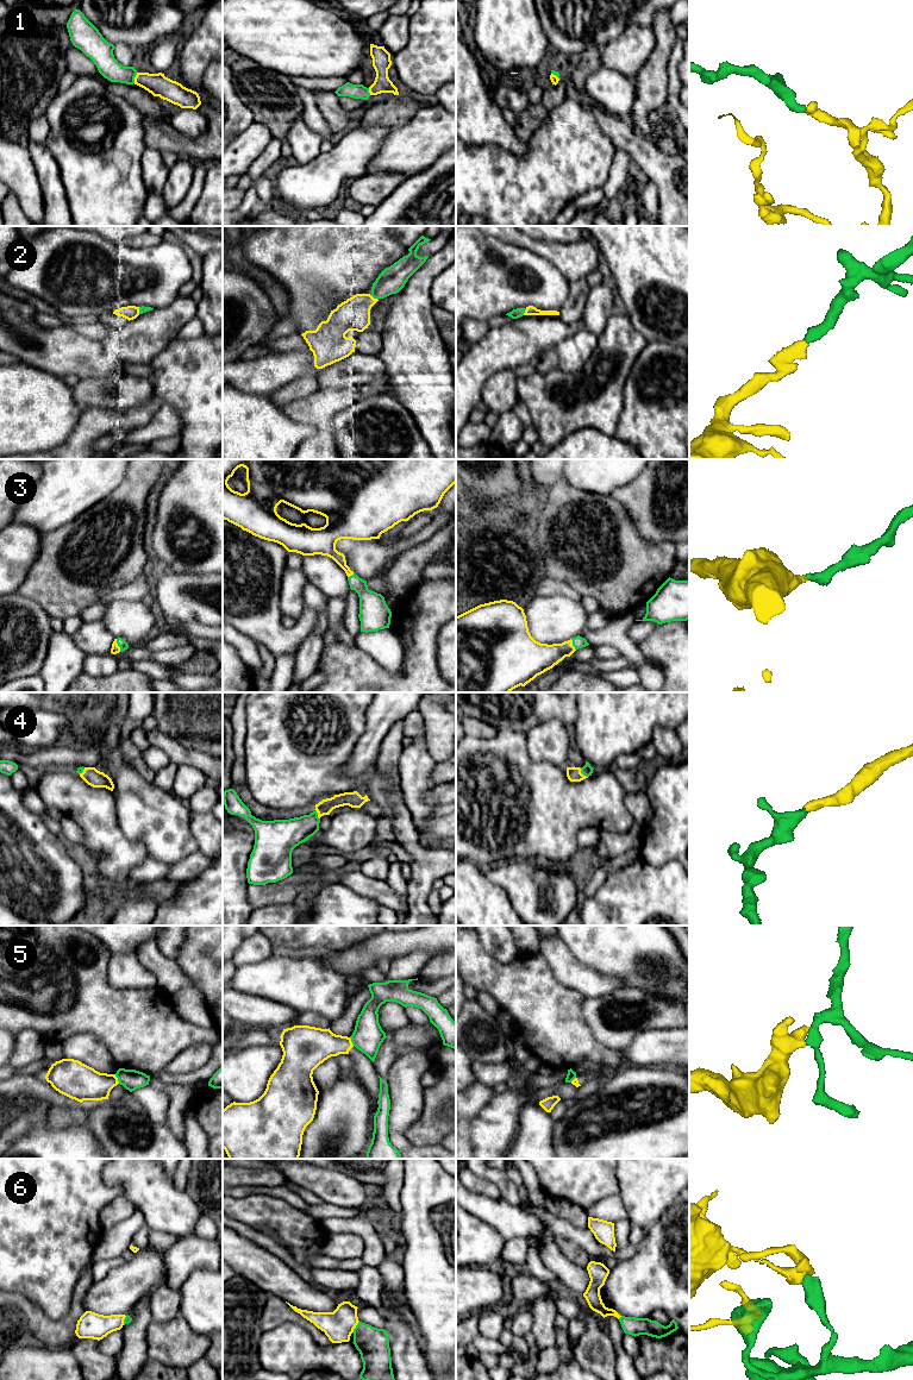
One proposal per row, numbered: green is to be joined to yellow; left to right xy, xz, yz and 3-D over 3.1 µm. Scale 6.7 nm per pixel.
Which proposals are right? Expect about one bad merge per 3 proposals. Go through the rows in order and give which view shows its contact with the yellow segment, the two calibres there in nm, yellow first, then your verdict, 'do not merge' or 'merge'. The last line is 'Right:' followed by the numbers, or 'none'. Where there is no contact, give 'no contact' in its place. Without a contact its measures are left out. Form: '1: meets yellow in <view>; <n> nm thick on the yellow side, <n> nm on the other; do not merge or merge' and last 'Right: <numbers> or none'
1: meets yellow in xy; 150 nm thick on the yellow side, 140 nm on the other; merge
2: meets yellow in xz; 220 nm thick on the yellow side, 180 nm on the other; merge
3: meets yellow in xy; 60 nm thick on the yellow side, 60 nm on the other; merge
4: meets yellow in yz; 100 nm thick on the yellow side, 80 nm on the other; merge
5: meets yellow in xy; 240 nm thick on the yellow side, 140 nm on the other; do not merge
6: meets yellow in xz; 200 nm thick on the yellow side, 220 nm on the other; do not merge
Right: 1, 2, 3, 4

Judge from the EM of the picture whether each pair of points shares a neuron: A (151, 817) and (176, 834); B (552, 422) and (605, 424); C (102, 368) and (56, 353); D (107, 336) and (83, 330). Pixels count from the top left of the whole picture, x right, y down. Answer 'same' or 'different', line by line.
A: same
B: same
C: same
D: same

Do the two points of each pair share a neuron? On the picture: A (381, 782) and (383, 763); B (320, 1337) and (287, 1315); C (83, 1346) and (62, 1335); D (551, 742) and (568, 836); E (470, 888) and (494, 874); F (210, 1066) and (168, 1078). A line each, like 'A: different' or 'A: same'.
A: different
B: same
C: same
D: different
E: different
F: same

